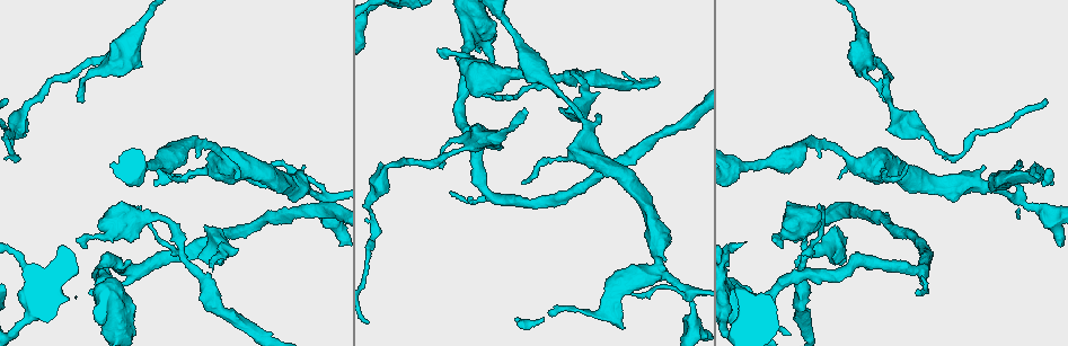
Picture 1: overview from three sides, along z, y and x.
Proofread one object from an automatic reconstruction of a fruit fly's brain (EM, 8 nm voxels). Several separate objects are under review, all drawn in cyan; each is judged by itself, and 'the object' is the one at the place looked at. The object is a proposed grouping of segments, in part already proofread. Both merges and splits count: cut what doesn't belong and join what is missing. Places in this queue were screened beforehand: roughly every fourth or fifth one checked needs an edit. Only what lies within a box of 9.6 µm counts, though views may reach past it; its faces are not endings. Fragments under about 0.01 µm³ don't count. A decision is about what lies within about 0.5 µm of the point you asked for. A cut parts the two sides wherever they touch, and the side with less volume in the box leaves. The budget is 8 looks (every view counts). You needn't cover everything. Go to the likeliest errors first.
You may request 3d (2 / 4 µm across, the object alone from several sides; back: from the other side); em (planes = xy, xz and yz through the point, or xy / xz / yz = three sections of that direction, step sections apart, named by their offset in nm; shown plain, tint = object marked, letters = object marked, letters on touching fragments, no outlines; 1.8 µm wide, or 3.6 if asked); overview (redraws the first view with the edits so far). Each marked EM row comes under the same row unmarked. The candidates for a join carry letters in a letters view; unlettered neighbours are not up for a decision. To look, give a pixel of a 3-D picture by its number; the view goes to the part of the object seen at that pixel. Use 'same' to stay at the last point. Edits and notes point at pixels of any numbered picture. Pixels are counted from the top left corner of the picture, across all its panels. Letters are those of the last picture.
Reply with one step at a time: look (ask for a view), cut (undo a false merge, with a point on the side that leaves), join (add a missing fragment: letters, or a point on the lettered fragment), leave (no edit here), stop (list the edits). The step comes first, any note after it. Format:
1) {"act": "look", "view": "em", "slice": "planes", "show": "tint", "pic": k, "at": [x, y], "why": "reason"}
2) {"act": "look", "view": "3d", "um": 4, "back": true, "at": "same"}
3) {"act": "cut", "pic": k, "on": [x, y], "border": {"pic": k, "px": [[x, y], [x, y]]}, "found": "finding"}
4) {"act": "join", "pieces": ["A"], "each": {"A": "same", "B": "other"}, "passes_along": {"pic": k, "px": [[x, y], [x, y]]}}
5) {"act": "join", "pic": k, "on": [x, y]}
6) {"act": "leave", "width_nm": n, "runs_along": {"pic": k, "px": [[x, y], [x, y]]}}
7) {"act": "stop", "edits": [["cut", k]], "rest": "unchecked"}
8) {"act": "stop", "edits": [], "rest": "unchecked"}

{"act": "look", "view": "em", "slice": "planes", "show": "tint", "pic": 1, "at": [688, 289], "why": "narrows sharply"}

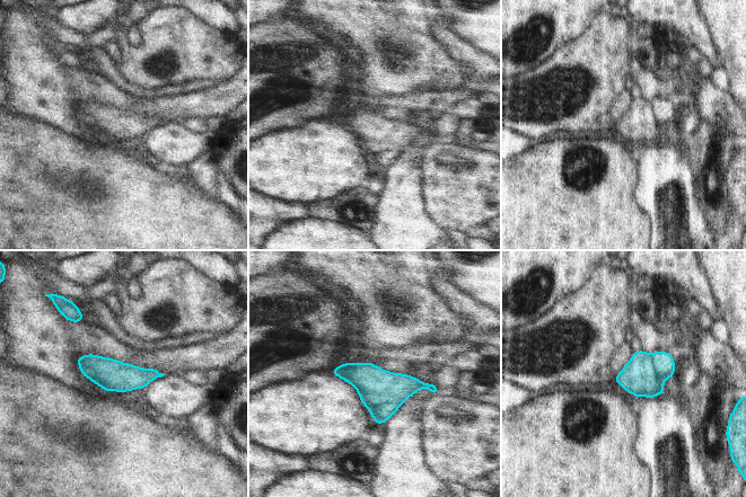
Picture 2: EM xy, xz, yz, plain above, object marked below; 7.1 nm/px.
{"act": "look", "view": "em", "slice": "planes", "show": "letters", "at": "same", "why": "what lies round it"}

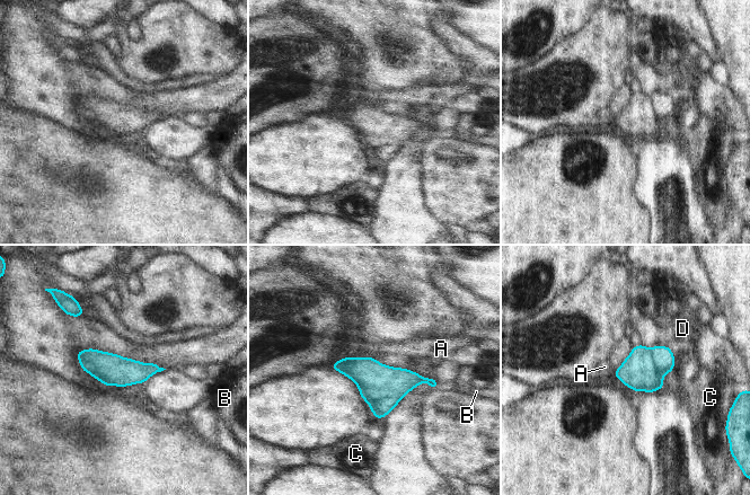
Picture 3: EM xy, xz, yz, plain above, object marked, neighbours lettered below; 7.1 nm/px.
{"act": "cut", "pic": 3, "on": [380, 408], "each": {"A": "other", "B": "other", "C": "other", "D": "other"}, "border": {"pic": 3, "px": [[399, 398], [381, 398], [369, 404]]}, "found": "a second cell is stuck on"}

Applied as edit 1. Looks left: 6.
{"act": "look", "view": "overview", "why": "redraw"}

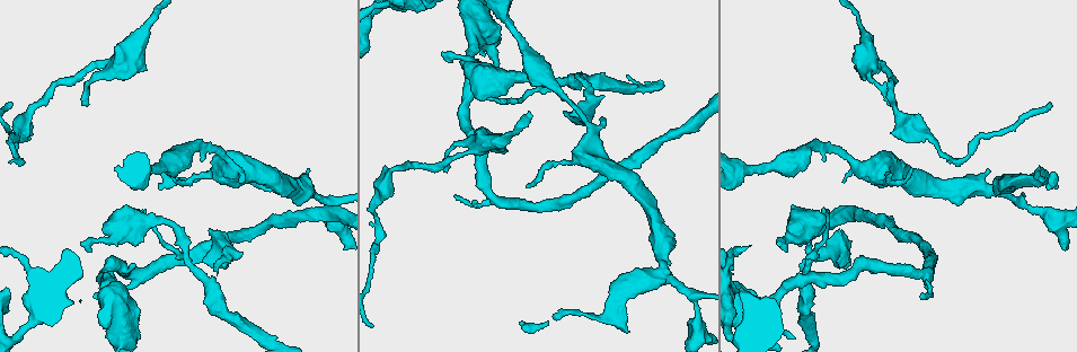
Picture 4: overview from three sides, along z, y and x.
{"act": "look", "view": "em", "slice": "planes", "show": "letters", "pic": 4, "at": [624, 332], "why": "free end"}

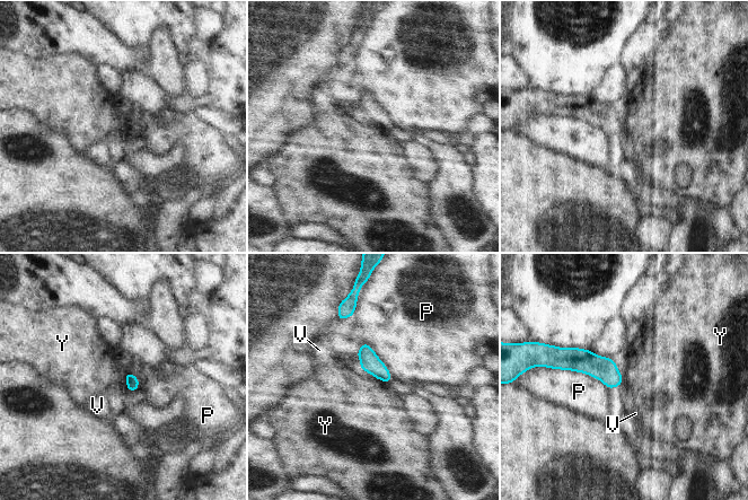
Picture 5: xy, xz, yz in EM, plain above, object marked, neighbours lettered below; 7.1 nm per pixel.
{"act": "leave", "each": {"P": "other", "V": "other", "Y": "other"}, "runs_along": {"pic": 5, "px": [[563, 356], [600, 367], [619, 379]]}, "found": "none of them fits"}

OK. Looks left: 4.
{"act": "look", "view": "em", "um": 3.6, "slice": "planes", "show": "letters", "pic": 4, "at": [109, 243], "why": "sudden change in width"}

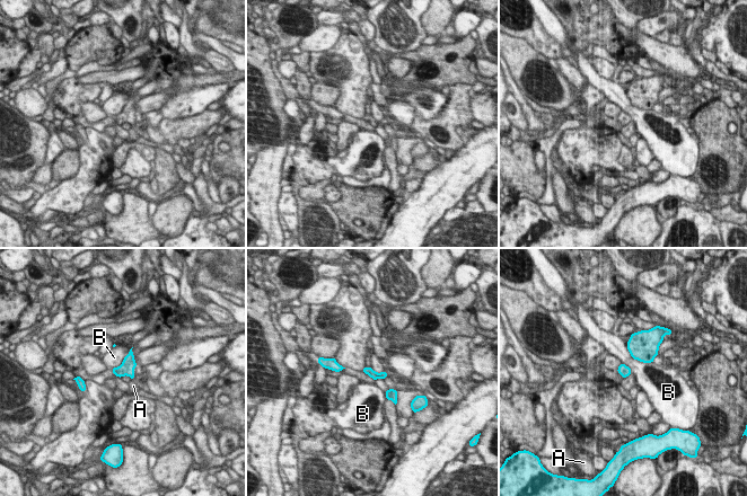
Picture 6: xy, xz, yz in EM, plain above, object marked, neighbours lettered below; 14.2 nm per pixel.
{"act": "leave", "longest_contact_nm": ["B", 480], "each": {"A": "other", "B": "other"}, "border": {"pic": 6, "px": [[625, 344], [633, 359], [652, 363]]}, "found": "all the same cell"}

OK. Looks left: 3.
{"act": "stop", "edits": [["cut", 3]], "rest": "unchecked"}

